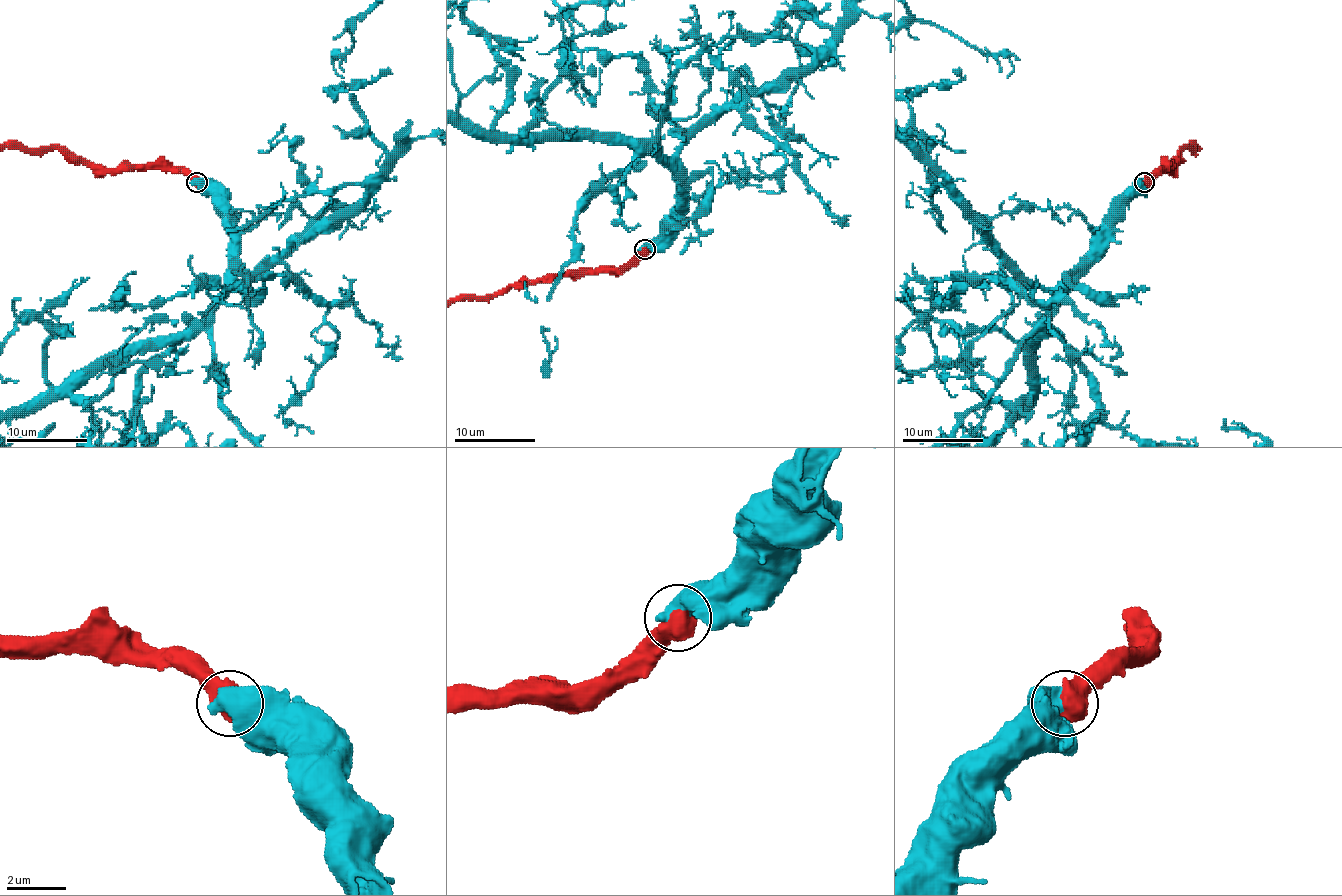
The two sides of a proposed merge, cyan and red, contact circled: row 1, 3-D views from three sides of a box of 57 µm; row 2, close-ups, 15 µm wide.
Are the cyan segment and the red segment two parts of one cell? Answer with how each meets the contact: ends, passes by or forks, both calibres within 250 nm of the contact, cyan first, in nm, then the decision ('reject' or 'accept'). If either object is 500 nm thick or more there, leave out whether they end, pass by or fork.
750/800 nm | reject

